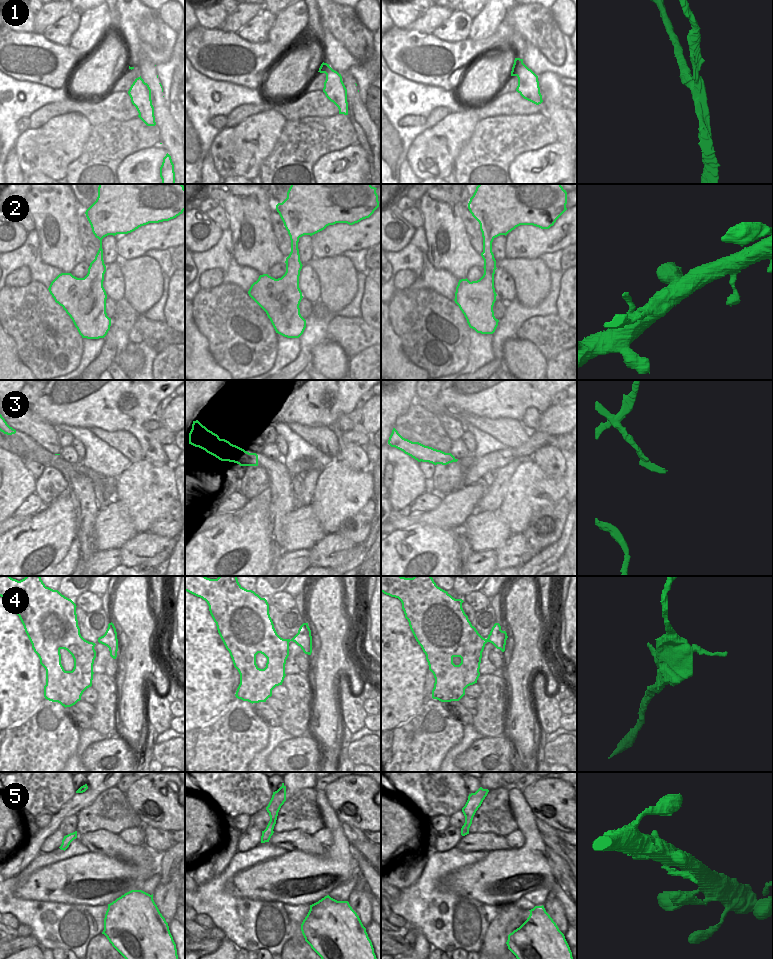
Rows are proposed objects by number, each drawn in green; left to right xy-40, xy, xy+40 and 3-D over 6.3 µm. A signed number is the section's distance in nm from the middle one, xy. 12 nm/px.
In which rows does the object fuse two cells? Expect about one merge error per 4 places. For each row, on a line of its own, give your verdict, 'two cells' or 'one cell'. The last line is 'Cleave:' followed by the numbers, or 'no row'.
1: two cells
2: one cell
3: two cells
4: one cell
5: one cell
Cleave: 1, 3

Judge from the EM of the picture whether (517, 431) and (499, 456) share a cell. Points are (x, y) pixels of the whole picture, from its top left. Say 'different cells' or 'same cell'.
different cells

